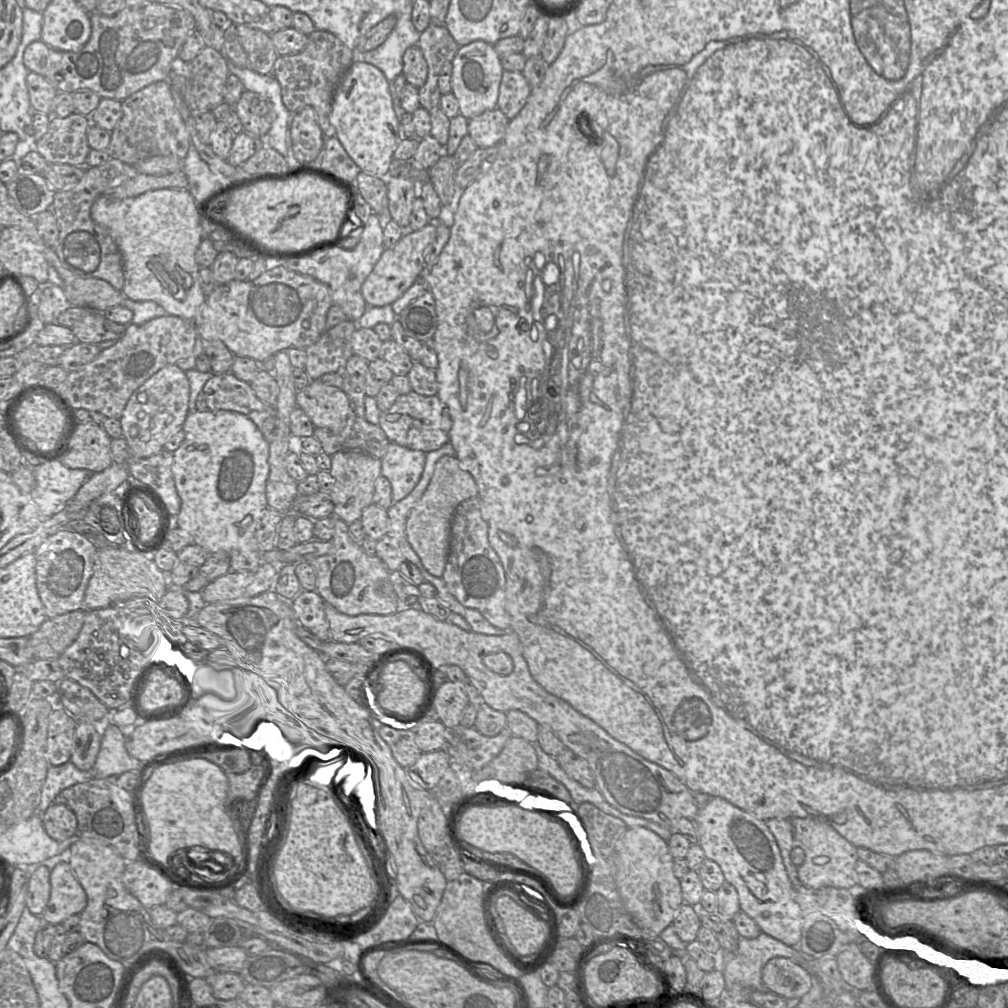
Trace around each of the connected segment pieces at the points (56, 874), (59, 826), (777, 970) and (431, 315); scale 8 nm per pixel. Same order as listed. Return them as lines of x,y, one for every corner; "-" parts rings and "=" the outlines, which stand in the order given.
61,862
51,869
50,884
50,897
41,914
45,923
62,923
69,916
84,910
87,895
69,863
=
52,803
42,814
46,833
57,841
64,841
77,834
77,817
66,805
=
785,957
769,960
761,976
766,989
788,999
801,999
814,986
814,976
801,964
=
430,291
410,302
397,320
405,333
421,342
431,341
437,329
435,299

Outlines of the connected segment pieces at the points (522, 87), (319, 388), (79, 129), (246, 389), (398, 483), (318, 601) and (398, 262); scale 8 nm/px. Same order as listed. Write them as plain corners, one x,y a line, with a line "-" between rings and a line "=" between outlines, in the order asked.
504,70
499,88
497,109
509,120
515,118
523,109
532,93
532,87
522,72
=
319,379
311,381
306,388
296,393
296,404
307,414
316,428
325,428
333,432
344,427
350,411
347,394
335,386
322,383
=
77,112
64,117
52,116
47,132
37,141
36,151
49,163
85,166
91,150
87,140
87,130
92,125
89,117
=
231,372
213,375
201,391
205,395
207,411
229,410
245,415
271,441
276,425
276,409
263,403
250,383
236,378
=
390,443
386,454
381,460
381,475
387,478
392,487
392,500
394,503
409,495
418,484
425,466
426,453
412,450
396,443
=
301,591
290,601
298,624
308,629
322,642
331,641
325,604
316,591
=
431,222
420,230
405,231
401,239
394,246
385,248
361,287
361,293
368,306
391,305
426,270
424,252
435,239
436,231
437,224

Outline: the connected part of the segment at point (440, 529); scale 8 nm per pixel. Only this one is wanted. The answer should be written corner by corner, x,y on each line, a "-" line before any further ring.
443,455
436,462
431,479
406,522
407,540
433,576
442,577
444,573
450,549
451,522
457,507
477,496
478,486
472,475
461,467
455,456

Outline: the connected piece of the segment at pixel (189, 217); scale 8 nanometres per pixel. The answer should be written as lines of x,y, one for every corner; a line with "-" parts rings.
157,189
147,191
141,195
125,199
115,199
107,196
98,197
91,207
91,218
93,221
103,227
105,227
117,247
119,248
124,268
125,283
122,288
123,295
133,301
153,301
163,307
168,315
181,317
188,321
194,321
199,308
203,305
206,299
206,295
202,291
199,277
200,266
195,260
195,252
202,241
202,223
199,216
199,204
195,202
193,196
188,189

